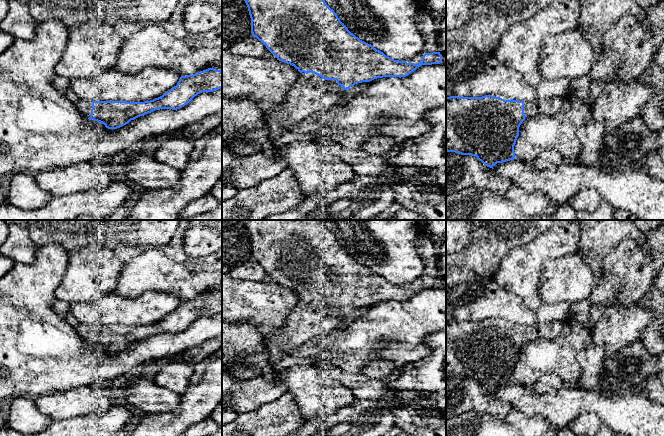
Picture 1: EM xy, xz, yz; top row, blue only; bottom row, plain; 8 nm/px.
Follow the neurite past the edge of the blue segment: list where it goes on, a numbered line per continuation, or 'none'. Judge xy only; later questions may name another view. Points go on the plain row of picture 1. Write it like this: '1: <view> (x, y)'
1: xy (85, 331)

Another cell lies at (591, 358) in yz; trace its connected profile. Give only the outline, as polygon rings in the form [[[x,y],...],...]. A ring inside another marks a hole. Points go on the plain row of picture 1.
[[[591,343],[581,349],[577,354],[577,360],[581,366],[581,375],[575,385],[583,389],[595,387],[600,382],[602,364],[605,359],[604,347]]]

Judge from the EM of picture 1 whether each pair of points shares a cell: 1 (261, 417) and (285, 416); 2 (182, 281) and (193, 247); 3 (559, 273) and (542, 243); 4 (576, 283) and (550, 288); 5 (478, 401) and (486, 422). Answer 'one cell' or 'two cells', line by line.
1: one cell
2: two cells
3: two cells
4: one cell
5: two cells

